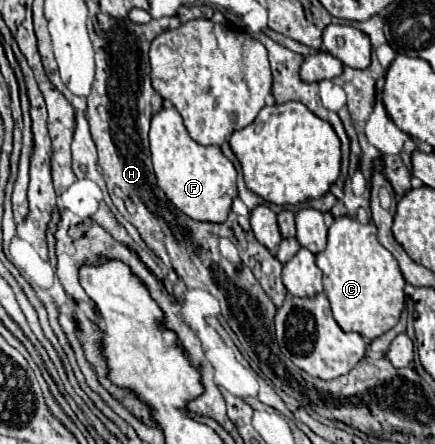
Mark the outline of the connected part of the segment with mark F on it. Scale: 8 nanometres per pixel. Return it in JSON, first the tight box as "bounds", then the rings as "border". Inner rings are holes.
{"bounds":[150,107,238,223],"border":[[[164,107],[152,117],[150,153],[158,187],[180,211],[184,211],[188,217],[196,221],[210,221],[210,223],[226,221],[232,207],[232,199],[238,195],[236,169],[224,157],[220,147],[214,145],[204,147],[196,143],[188,135],[182,117],[174,107]]]}

